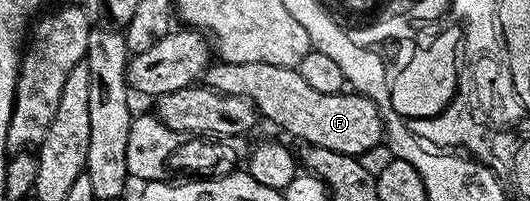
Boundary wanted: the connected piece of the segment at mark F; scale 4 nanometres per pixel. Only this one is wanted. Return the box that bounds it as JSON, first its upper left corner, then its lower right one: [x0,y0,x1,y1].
[202,62,385,158]

